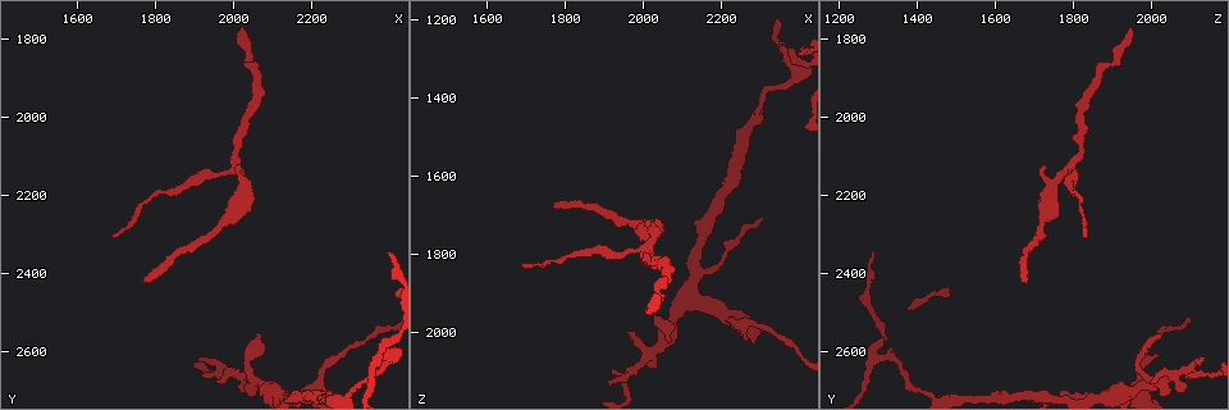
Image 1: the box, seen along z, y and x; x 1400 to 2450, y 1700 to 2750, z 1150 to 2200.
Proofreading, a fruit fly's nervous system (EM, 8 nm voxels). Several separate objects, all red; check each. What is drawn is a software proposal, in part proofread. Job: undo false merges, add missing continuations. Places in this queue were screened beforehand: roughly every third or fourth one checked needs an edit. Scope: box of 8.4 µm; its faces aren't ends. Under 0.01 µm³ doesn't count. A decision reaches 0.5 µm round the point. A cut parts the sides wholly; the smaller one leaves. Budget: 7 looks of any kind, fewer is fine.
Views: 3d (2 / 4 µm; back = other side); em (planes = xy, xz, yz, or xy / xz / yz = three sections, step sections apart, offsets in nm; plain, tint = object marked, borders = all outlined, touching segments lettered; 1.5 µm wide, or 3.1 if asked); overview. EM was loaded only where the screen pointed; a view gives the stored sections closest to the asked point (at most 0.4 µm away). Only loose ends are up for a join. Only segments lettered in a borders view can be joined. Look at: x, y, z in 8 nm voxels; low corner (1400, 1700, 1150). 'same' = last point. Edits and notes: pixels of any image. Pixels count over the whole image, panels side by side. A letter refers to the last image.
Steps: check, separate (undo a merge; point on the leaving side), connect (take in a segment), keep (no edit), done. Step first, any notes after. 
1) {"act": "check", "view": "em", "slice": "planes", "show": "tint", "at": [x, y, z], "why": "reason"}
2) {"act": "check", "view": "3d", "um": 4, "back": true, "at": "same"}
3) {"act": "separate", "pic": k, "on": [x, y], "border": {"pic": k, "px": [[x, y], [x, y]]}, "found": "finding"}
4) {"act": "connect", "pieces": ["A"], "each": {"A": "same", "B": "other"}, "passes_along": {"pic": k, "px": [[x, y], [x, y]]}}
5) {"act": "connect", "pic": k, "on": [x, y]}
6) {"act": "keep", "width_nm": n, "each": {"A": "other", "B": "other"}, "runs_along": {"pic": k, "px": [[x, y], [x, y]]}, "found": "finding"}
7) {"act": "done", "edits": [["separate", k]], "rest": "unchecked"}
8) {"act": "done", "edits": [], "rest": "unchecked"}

{"act": "check", "view": "em", "slice": "planes", "show": "borders", "at": [1695, 2305, 1830], "why": "tapers out"}

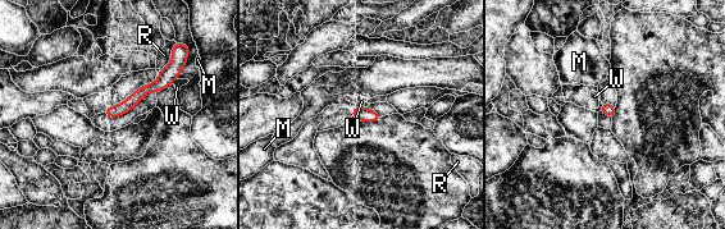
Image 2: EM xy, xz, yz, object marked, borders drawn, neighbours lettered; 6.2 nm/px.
{"act": "keep", "longest_contact_nm": ["R", 180], "each": {"M": "other", "R": "other", "W": "other"}, "border": {"pic": 2, "px": [[176, 78], [172, 83]]}, "found": "none of them fits"}

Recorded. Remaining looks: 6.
{"act": "check", "view": "em", "slice": "planes", "show": "borders", "at": [2080, 2680, 1985], "why": "three-way junction"}

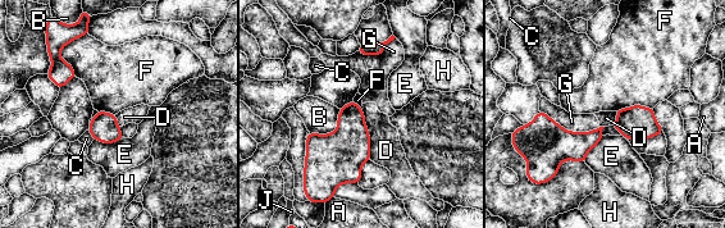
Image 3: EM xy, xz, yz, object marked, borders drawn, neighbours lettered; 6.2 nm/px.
{"act": "keep", "longest_contact_nm": ["G", 400], "each": {"A": "other", "B": "other", "C": "other", "D": "other", "E": "other", "F": "other", "G": "other", "H": "other", "J": "other"}, "border": {"pic": 3, "px": [[360, 106], [369, 135], [370, 159]]}, "found": "all the same neuron"}

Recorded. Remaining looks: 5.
{"act": "check", "view": "em", "slice": "planes", "show": "borders", "at": [1770, 2430, 1675], "why": "tapers out"}

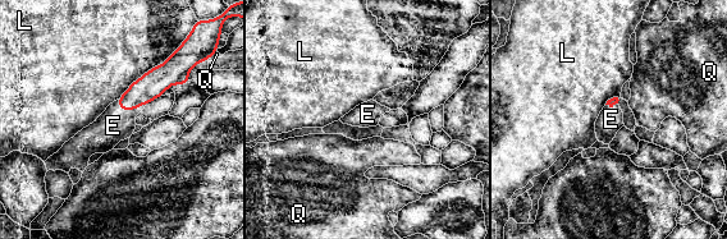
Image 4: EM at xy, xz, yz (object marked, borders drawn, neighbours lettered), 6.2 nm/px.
{"act": "connect", "pieces": ["E"], "each": {"E": "same", "L": "other", "Q": "other"}, "passes_along": {"pic": 4, "px": [[154, 83], [124, 109], [113, 125]]}, "found": "the neuron continues"}

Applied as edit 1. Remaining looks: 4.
{"act": "done", "edits": [["connect", 4]], "rest": "unchecked"}

